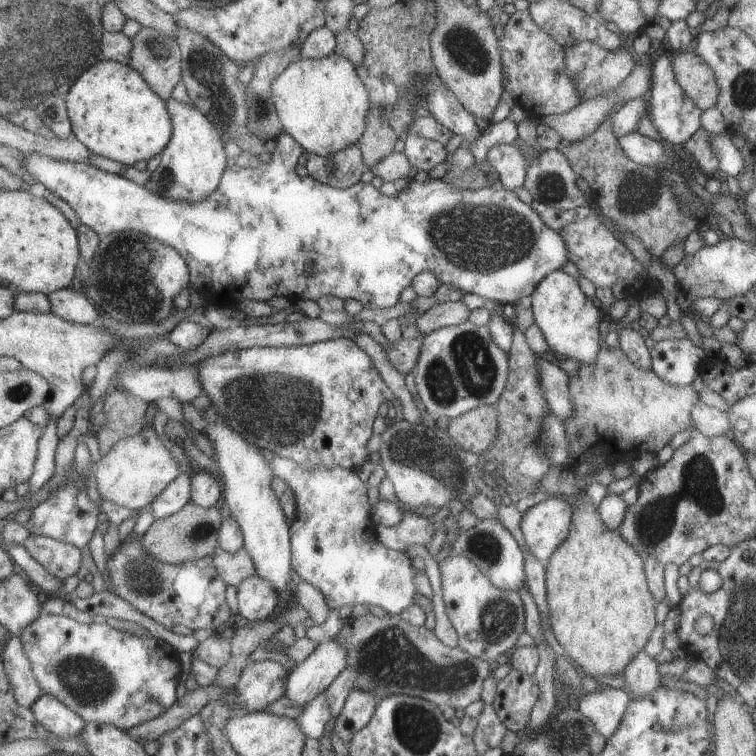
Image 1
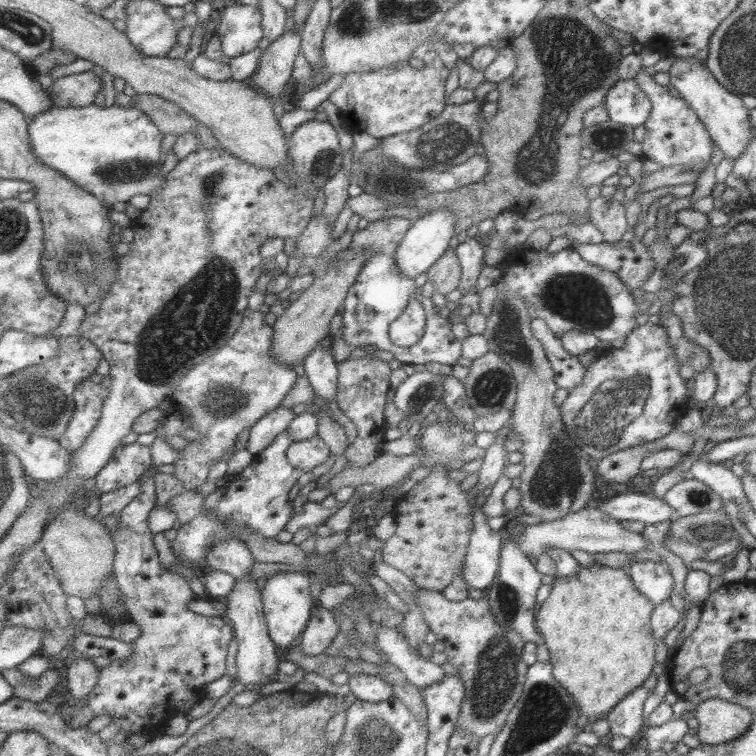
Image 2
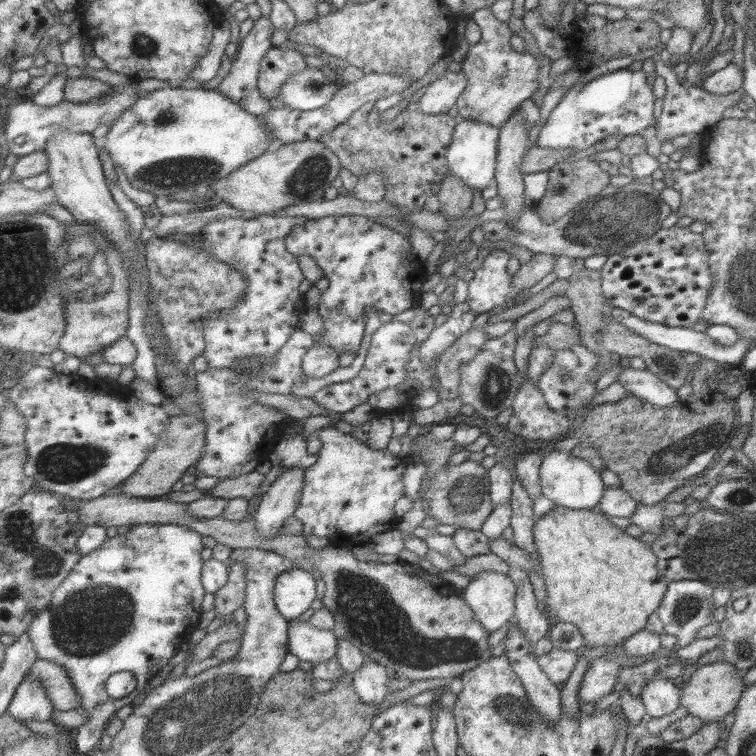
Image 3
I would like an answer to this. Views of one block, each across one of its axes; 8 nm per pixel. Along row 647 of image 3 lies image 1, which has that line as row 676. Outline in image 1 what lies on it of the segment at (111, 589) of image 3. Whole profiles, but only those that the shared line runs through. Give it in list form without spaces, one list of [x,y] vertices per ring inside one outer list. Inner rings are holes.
[[[47,612],[34,624],[31,624],[20,638],[23,642],[27,657],[31,662],[33,673],[39,684],[41,684],[41,689],[44,693],[55,696],[58,700],[61,700],[66,706],[69,706],[71,710],[77,712],[88,724],[110,725],[111,727],[122,729],[123,731],[129,731],[148,721],[158,719],[159,716],[166,714],[179,702],[177,692],[181,689],[185,677],[183,670],[181,670],[180,652],[173,648],[169,642],[165,642],[165,640],[160,640],[159,638],[155,638],[155,636],[137,636],[137,634],[121,632],[121,630],[115,630],[115,628],[111,628],[111,626],[105,623],[79,623],[77,620],[65,615],[55,615]]]

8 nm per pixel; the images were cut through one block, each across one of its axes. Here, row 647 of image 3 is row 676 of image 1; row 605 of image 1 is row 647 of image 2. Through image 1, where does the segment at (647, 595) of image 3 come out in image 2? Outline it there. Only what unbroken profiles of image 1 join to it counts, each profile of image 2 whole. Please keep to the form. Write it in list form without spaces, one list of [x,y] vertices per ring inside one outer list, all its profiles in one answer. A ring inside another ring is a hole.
[[[578,563],[569,578],[554,577],[548,597],[535,609],[535,625],[548,649],[553,679],[563,686],[575,702],[578,714],[586,716],[588,722],[605,719],[620,699],[652,674],[656,649],[650,628],[652,608],[653,604],[633,586],[628,573],[596,563],[593,566]]]

